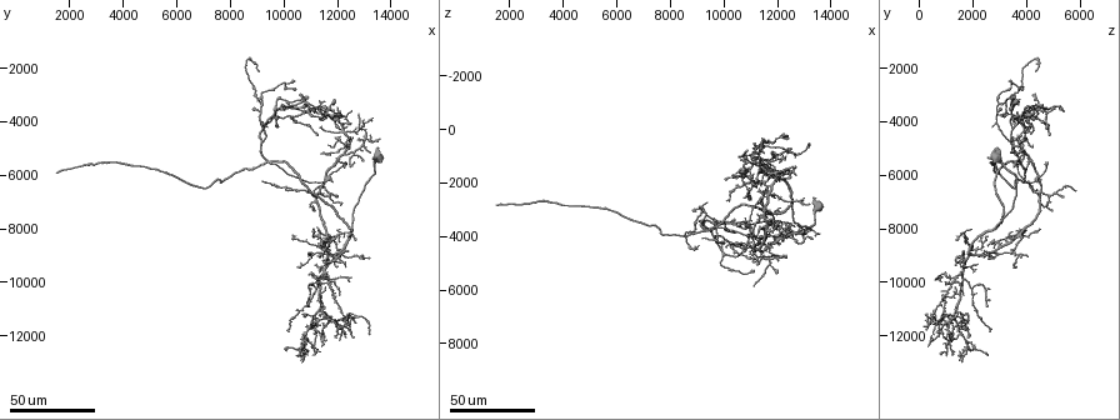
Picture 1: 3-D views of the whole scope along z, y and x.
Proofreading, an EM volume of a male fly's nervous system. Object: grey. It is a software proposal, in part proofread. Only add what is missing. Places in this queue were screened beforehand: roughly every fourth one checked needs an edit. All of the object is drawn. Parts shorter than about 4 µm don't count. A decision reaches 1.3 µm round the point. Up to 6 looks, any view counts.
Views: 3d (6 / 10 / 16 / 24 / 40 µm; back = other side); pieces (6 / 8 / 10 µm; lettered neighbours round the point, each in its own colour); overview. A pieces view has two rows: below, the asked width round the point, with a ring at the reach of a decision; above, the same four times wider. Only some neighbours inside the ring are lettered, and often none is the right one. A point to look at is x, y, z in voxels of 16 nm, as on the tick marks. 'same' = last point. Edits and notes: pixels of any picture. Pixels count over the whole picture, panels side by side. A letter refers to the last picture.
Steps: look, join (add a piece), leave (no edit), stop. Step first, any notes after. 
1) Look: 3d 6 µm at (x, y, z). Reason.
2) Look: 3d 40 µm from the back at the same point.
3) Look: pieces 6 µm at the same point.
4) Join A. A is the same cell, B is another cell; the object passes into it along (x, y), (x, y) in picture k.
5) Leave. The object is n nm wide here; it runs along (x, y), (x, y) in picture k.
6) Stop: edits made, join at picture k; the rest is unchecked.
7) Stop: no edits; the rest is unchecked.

Look: 3d 24 µm at (10900, 10900, 2600). End of a long branch.

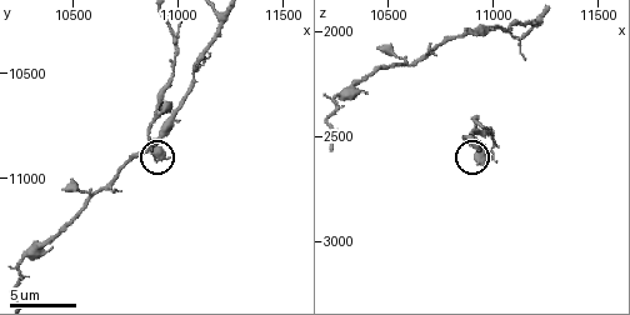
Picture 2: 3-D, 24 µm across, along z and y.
Look: pieces 10 µm at (10960, 10900, 2540).

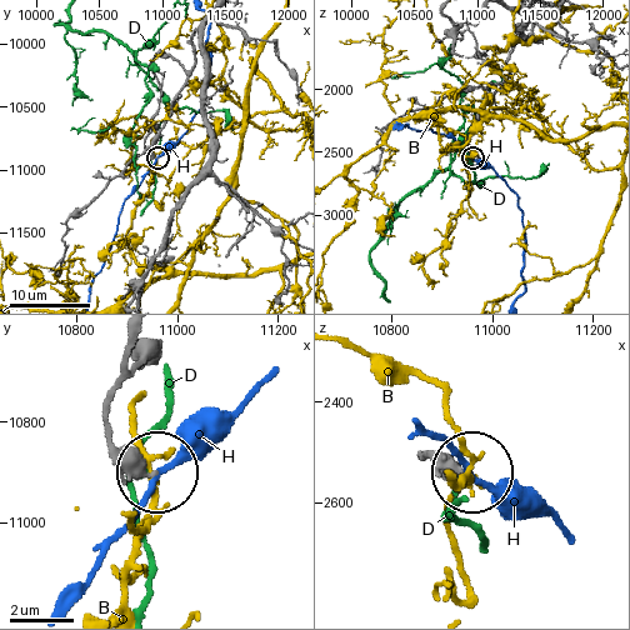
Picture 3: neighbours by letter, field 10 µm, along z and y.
Leave. B, D and H are other cells; it runs along (135, 336), (103, 425), (110, 441), (156, 474) in picture 3; no lettered piece goes on from it.

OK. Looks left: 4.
Look: 3d 40 µm at (10400, 9400, 3700). Long arm stops here.

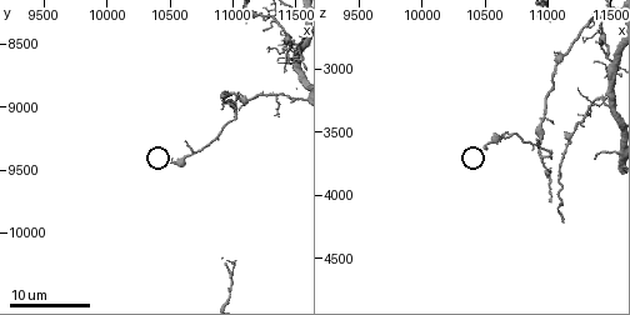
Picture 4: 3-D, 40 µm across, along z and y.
Look: pieces 10 µm at (10500, 9440, 3600).

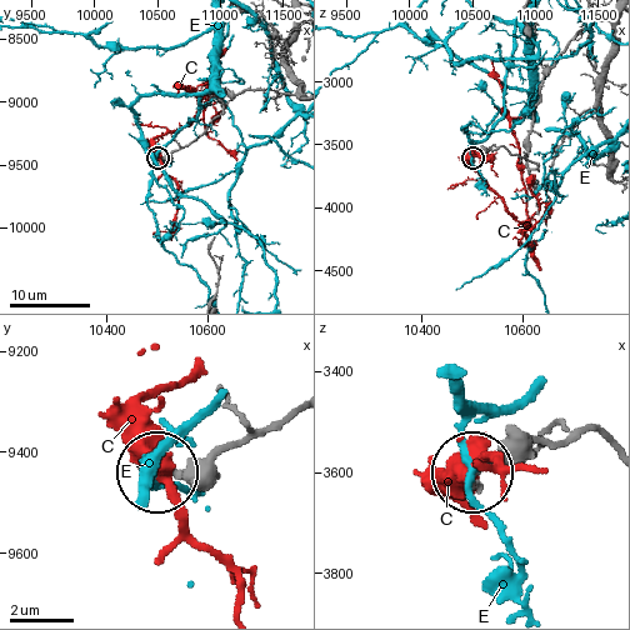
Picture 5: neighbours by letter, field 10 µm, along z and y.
Leave. The object is 190 nm wide here; C and E are other cells; none of them fits.

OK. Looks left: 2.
Look: 3d 24 µm at (12300, 5600, 4100). Tapers out.

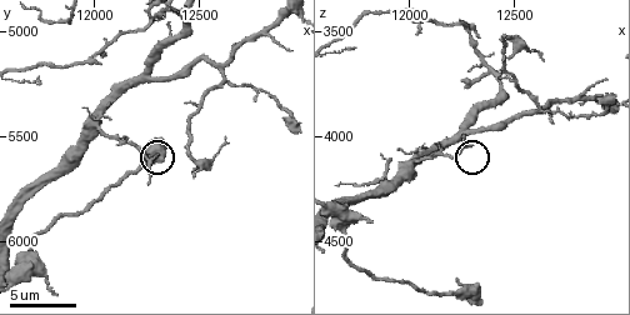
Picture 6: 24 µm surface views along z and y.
Look: pieces 10 µm at (12250, 5720, 4010).

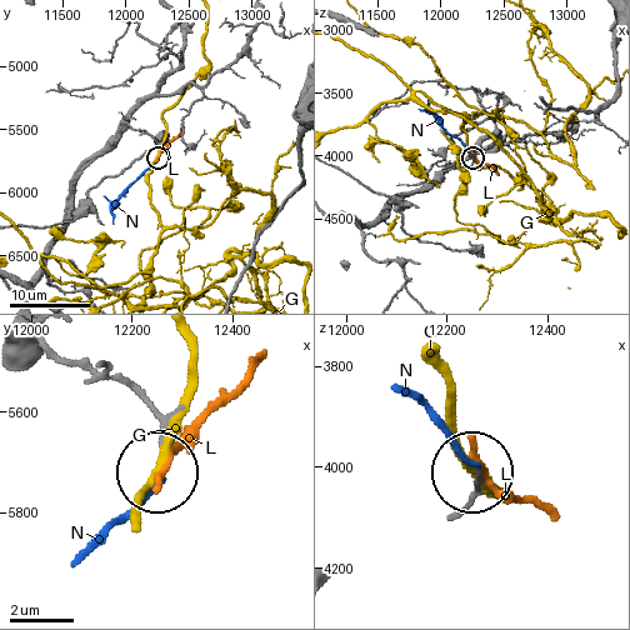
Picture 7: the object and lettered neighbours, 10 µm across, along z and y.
Leave. G, L and N are other cells; it runs along (25, 351), (81, 359), (130, 384), (159, 424), (163, 469) in picture 7; none of them fits.

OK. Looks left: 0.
Stop: no edits; the rest is unchecked.

